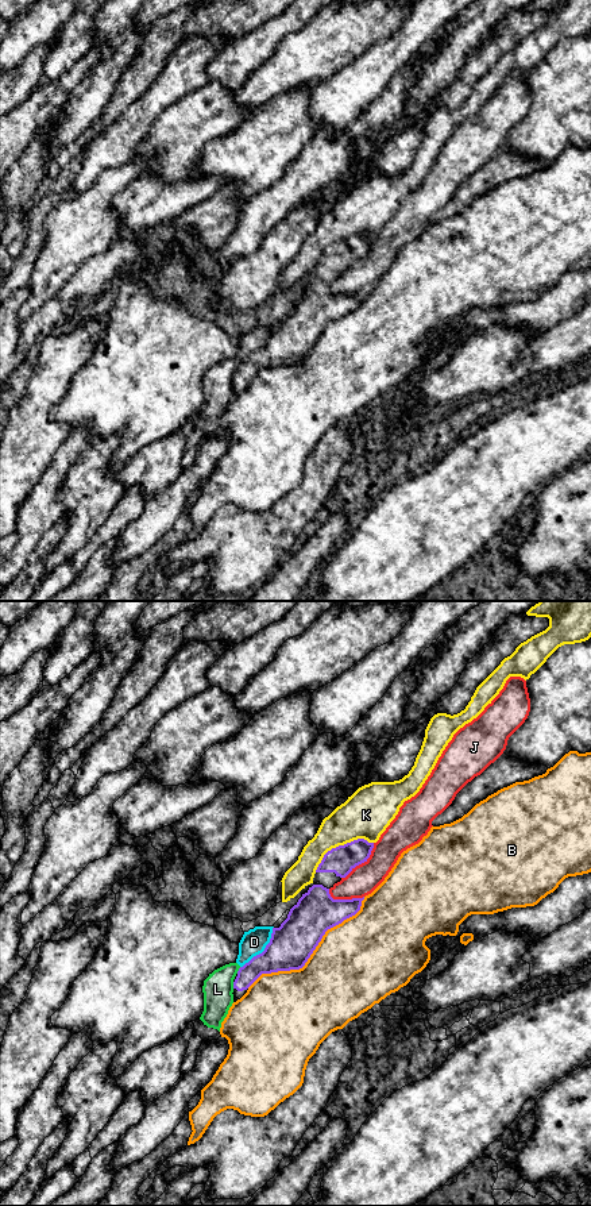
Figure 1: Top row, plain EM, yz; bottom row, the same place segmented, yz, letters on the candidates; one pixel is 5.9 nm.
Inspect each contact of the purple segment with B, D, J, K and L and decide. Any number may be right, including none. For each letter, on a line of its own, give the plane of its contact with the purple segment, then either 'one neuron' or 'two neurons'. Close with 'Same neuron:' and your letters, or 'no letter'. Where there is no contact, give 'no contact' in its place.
B: meets purple in yz; two neurons
D: meets purple in yz; two neurons
J: meets purple in yz; two neurons
K: meets purple in yz; two neurons
L: meets purple in yz; two neurons
Same neuron: no letter

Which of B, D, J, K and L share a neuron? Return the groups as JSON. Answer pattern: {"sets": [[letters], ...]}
{"sets": [["B"], ["D", "L"], ["J"], ["K"]]}

